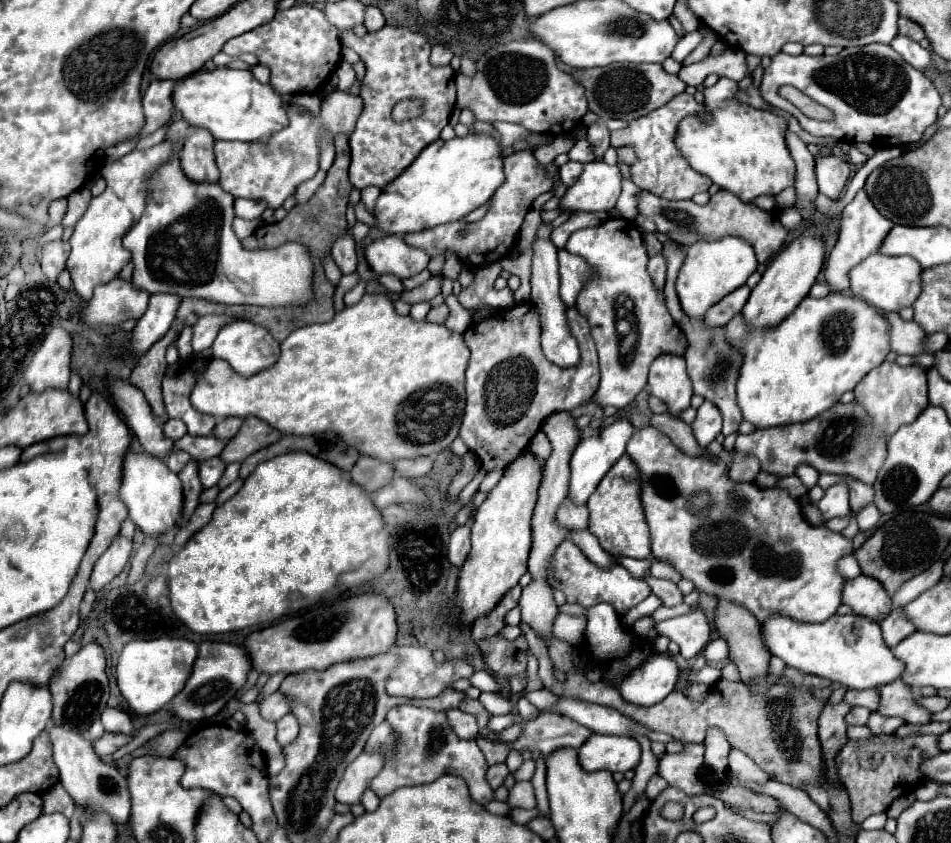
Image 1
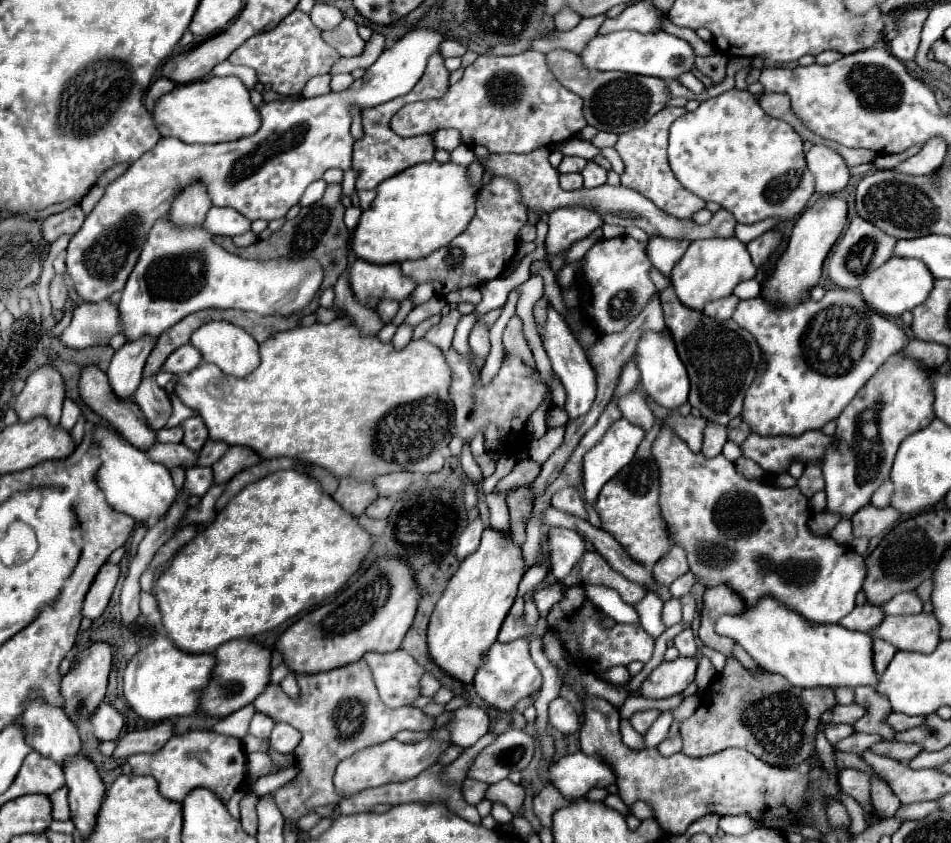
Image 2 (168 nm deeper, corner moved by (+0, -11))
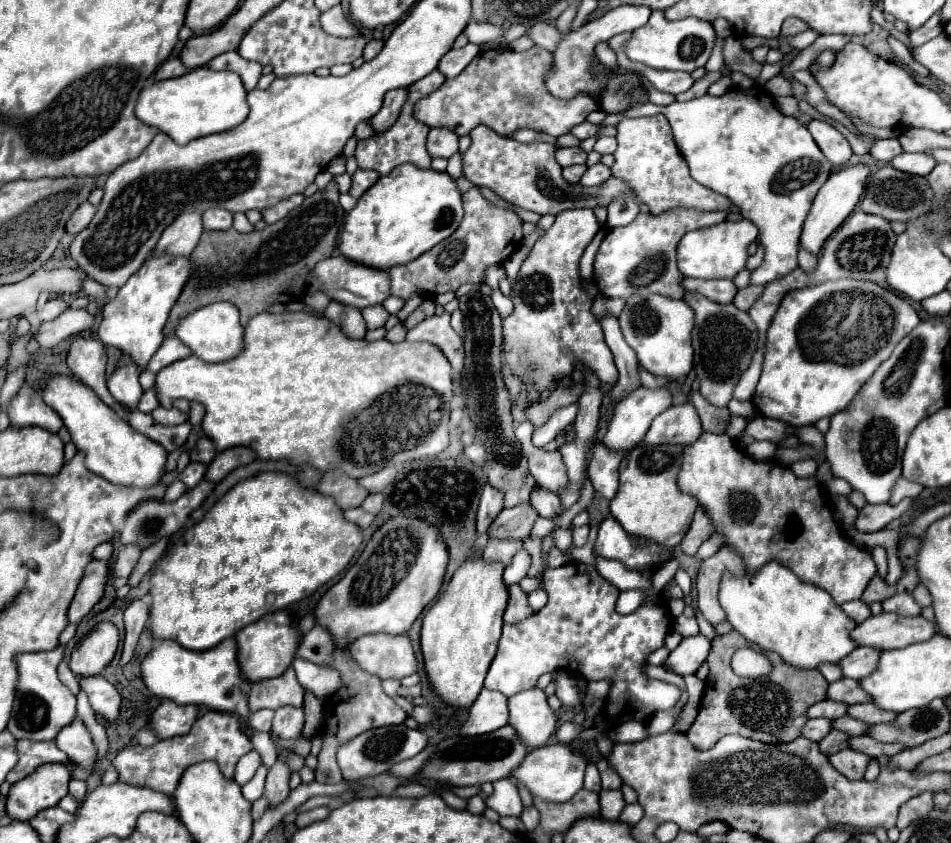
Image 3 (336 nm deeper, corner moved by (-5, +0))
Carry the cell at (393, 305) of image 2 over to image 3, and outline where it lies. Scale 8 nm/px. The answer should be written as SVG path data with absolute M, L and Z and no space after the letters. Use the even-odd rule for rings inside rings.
M376 304L376 306L368 306L368 308L364 308L364 310L362 310L362 316L364 316L364 320L366 320L368 330L374 330L374 328L384 326L390 314L384 310L384 306Z

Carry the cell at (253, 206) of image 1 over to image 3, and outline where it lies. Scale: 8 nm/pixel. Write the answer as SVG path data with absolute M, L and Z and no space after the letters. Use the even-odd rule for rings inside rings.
M206 210L202 214L204 230L228 230L232 228L232 214L228 210Z

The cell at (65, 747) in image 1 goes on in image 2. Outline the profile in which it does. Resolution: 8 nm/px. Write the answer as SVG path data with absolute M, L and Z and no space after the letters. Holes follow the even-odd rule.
M37 699L27 705L19 721L25 729L25 741L37 753L53 759L57 765L65 765L67 759L81 753L77 727L67 721L67 715L61 707L51 707Z

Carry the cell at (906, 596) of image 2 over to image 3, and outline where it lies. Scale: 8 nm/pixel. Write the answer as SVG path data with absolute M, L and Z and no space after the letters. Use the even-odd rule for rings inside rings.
M896 594L896 596L888 598L888 600L884 600L882 606L884 606L886 612L896 612L896 614L900 614L900 616L918 616L920 610L922 610L922 608L914 602L912 594Z

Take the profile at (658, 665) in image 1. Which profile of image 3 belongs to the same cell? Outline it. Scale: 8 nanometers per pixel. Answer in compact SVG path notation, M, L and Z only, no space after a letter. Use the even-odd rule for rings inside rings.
M696 634L696 636L688 636L684 638L676 650L670 652L668 660L666 660L666 668L670 668L672 672L686 676L686 674L694 674L704 662L706 656L712 648L712 640Z

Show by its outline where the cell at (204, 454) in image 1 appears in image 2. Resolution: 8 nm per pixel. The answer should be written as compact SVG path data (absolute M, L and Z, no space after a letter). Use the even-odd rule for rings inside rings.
M157 443L151 447L151 451L147 451L149 457L155 461L155 463L163 463L167 469L173 469L173 467L195 467L197 465L197 459L199 459L199 453L191 451L187 445L179 443L179 445L163 445L163 443Z

